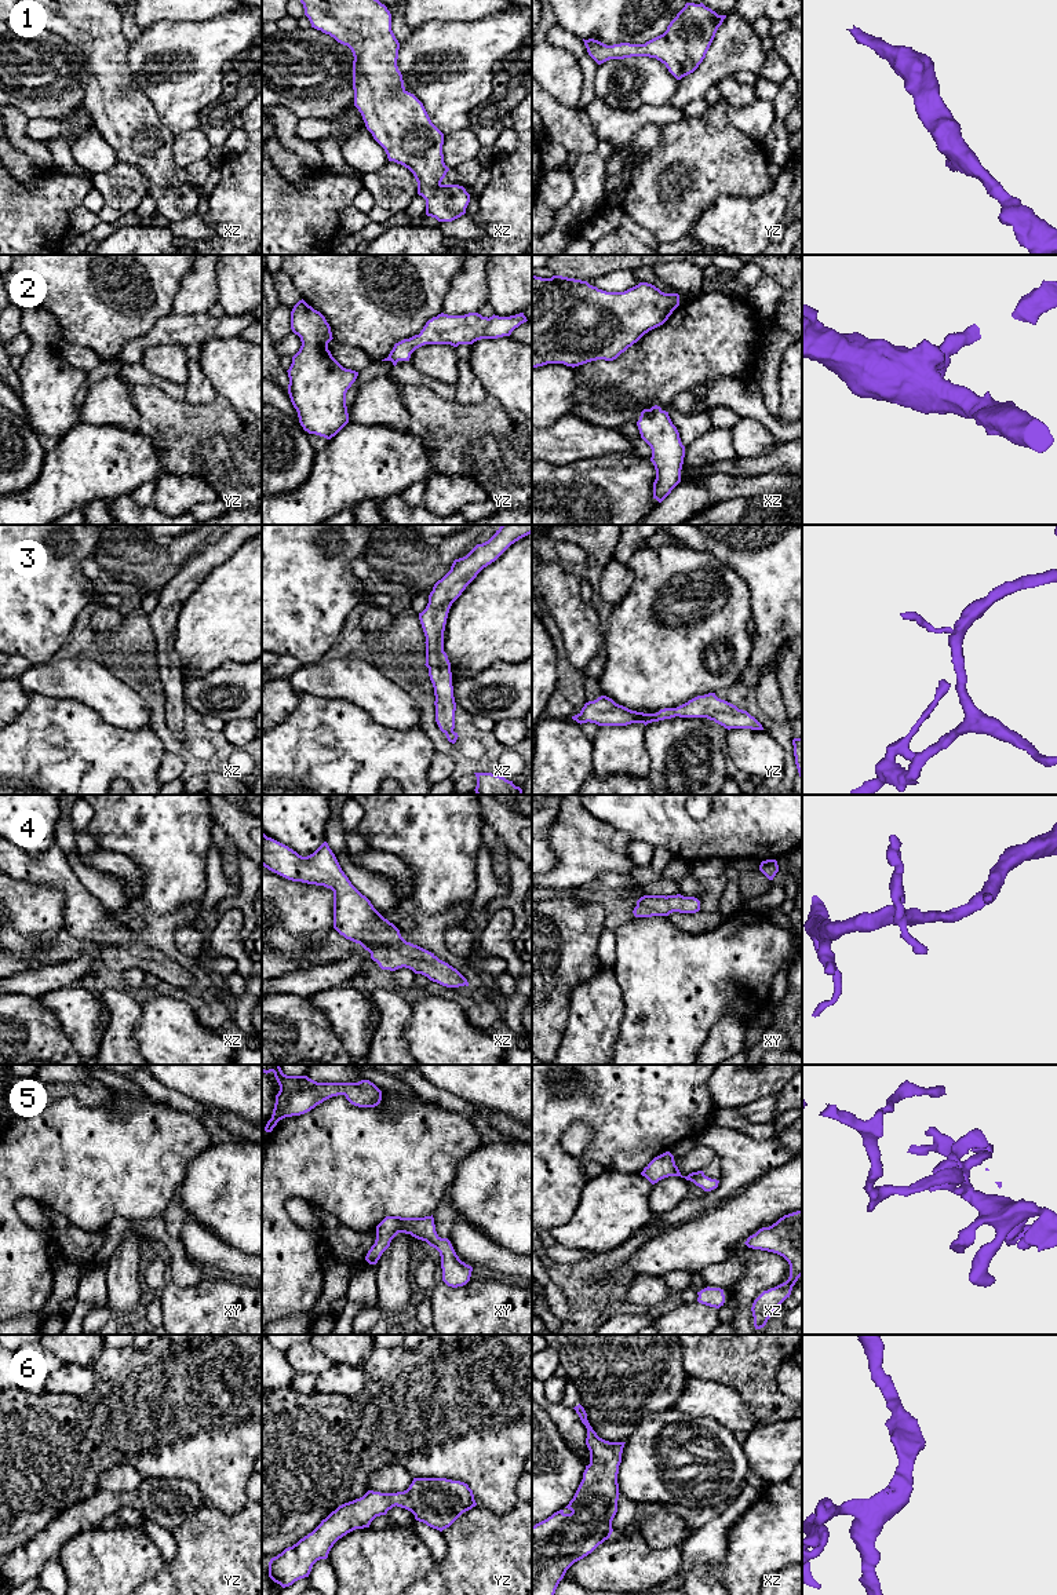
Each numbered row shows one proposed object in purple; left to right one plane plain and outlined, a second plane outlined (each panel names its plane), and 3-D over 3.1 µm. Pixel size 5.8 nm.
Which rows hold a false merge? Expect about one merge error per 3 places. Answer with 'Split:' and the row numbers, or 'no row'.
Split: no row

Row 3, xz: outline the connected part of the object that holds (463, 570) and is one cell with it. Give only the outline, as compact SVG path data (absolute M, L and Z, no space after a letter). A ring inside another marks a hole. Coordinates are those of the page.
M502 525L485 543L477 544L466 556L455 559L451 570L438 580L429 595L419 620L426 636L426 667L434 687L435 722L448 741L455 744L456 702L451 663L444 651L444 631L452 603L477 574L495 562L511 544L532 533L532 525Z

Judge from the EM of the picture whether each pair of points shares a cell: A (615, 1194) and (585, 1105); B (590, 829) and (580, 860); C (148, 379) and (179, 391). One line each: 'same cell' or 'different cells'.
A: different cells
B: same cell
C: same cell

